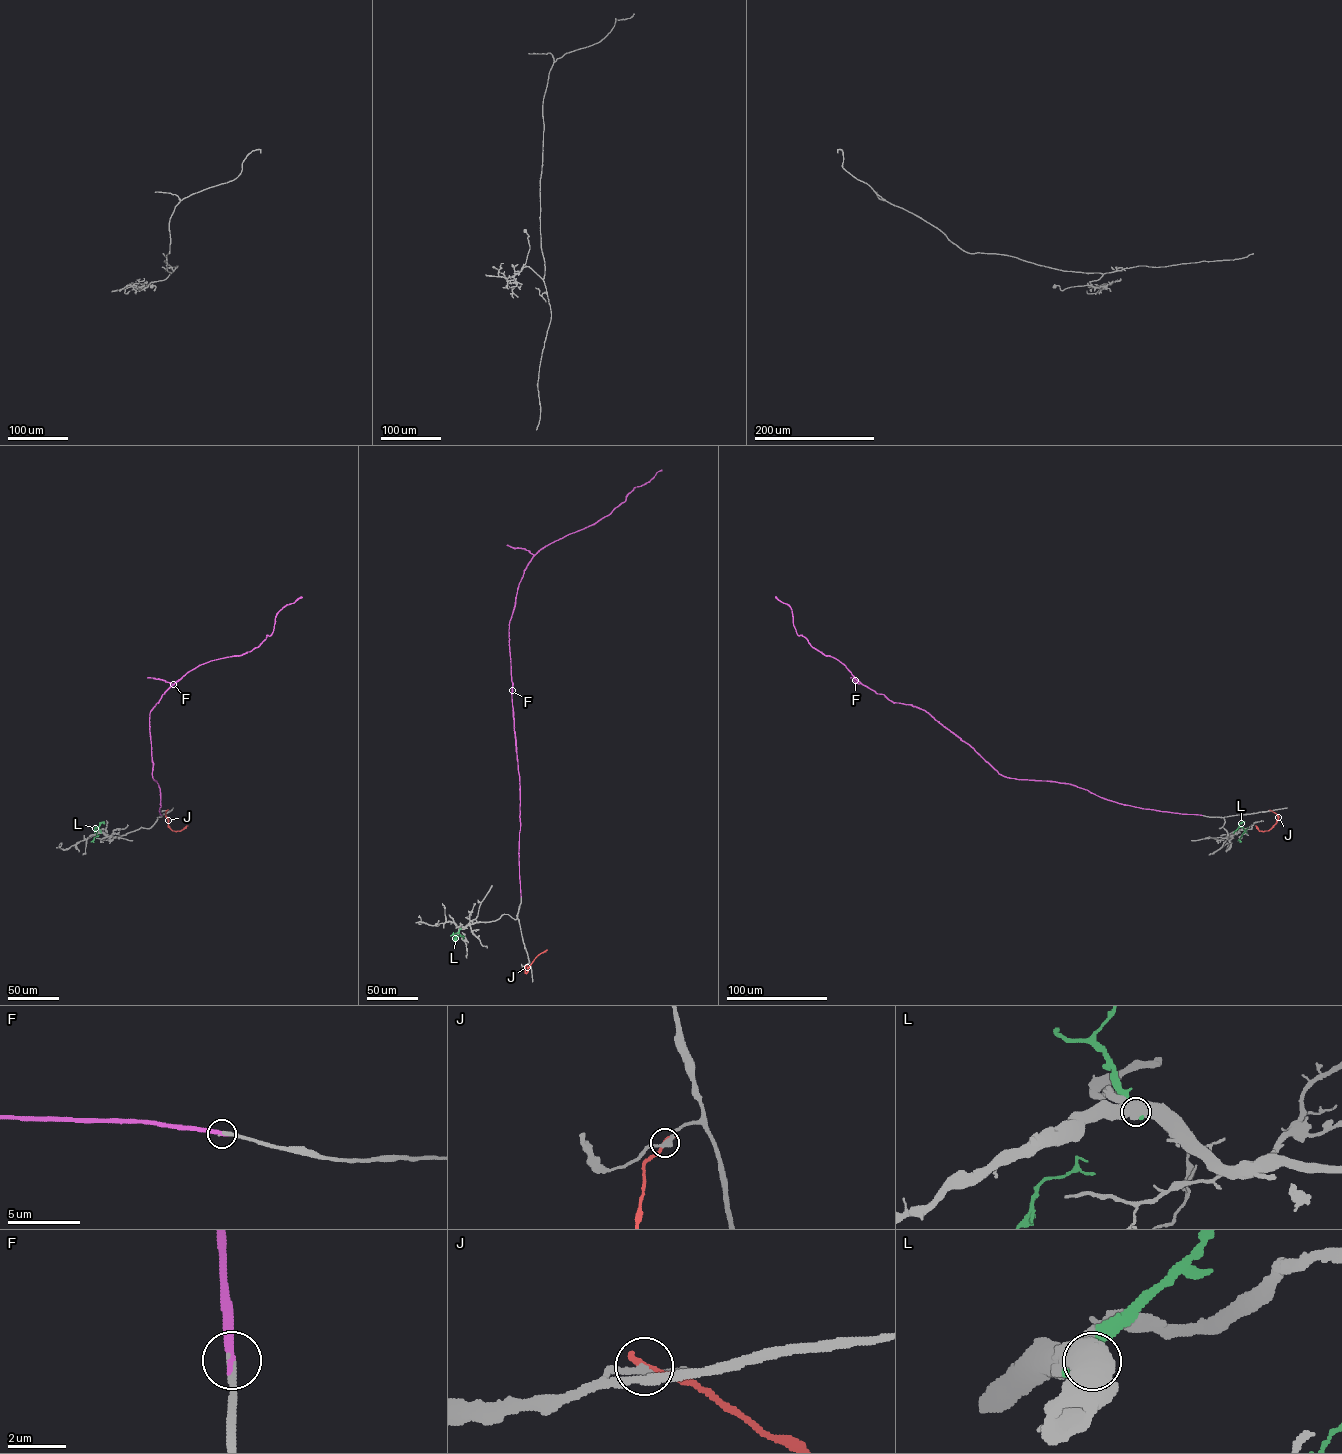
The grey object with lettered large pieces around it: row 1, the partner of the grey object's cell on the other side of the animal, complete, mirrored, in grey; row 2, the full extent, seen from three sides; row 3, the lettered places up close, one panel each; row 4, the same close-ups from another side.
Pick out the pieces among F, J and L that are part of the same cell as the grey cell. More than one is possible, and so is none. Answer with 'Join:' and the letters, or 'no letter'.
Join: F

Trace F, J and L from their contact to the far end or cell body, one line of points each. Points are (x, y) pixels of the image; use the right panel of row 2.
F: (1201, 815), (1003, 776), (924, 710), (877, 693), (812, 647), (797, 634), (790, 607), (775, 597)
J: (1270, 810), (1278, 817), (1273, 826), (1264, 831), (1255, 825)
L: (1234, 832), (1243, 827), (1241, 842)

